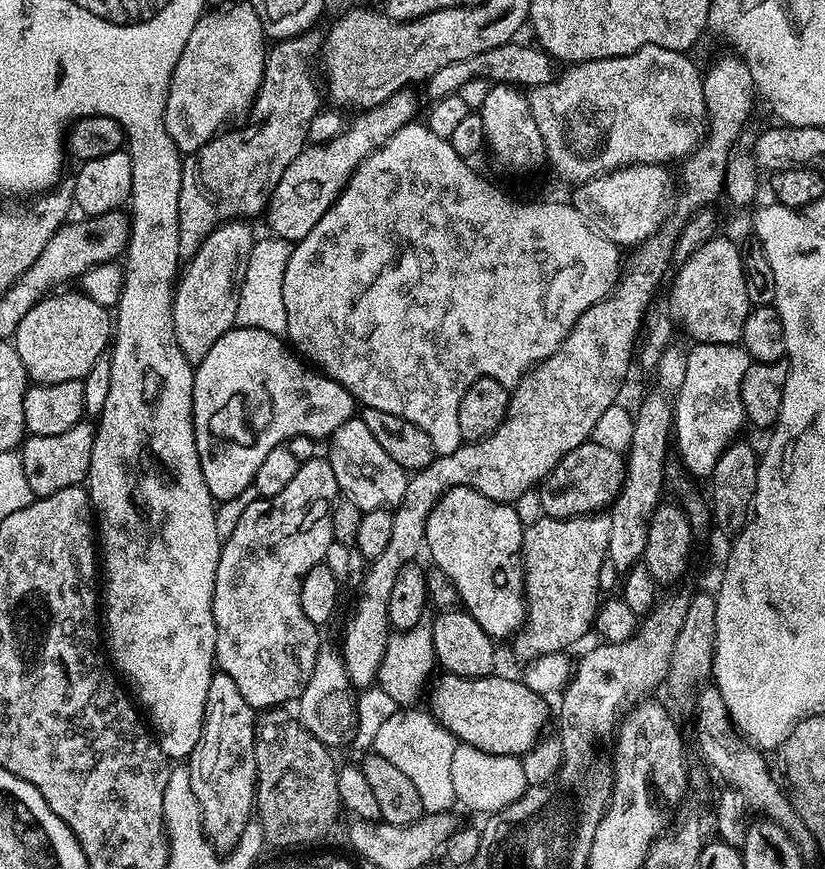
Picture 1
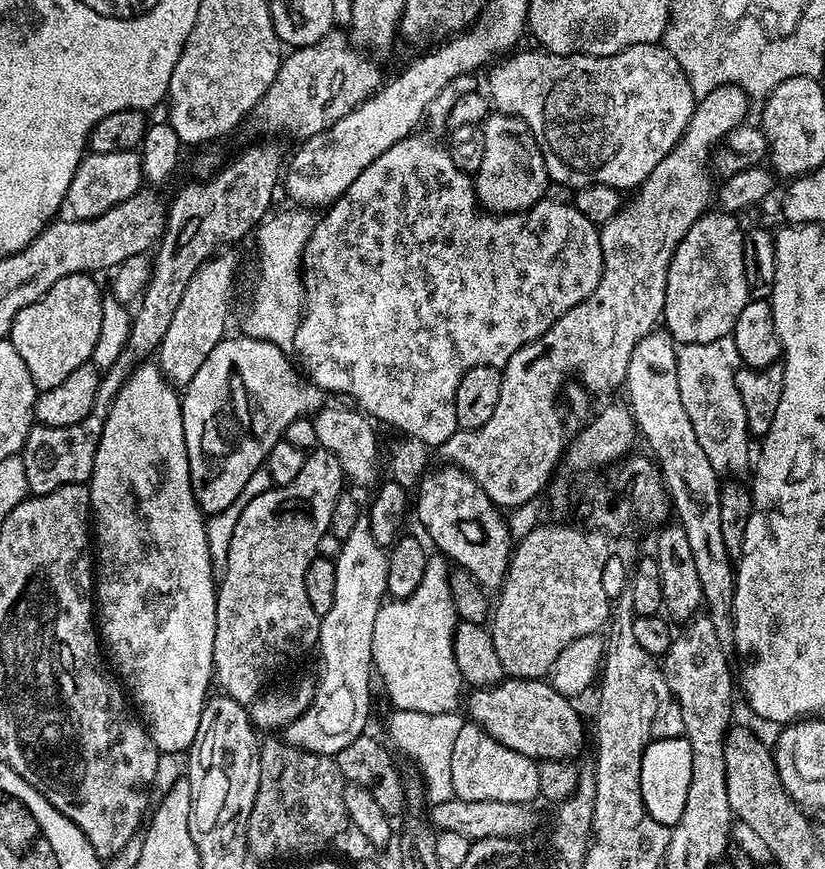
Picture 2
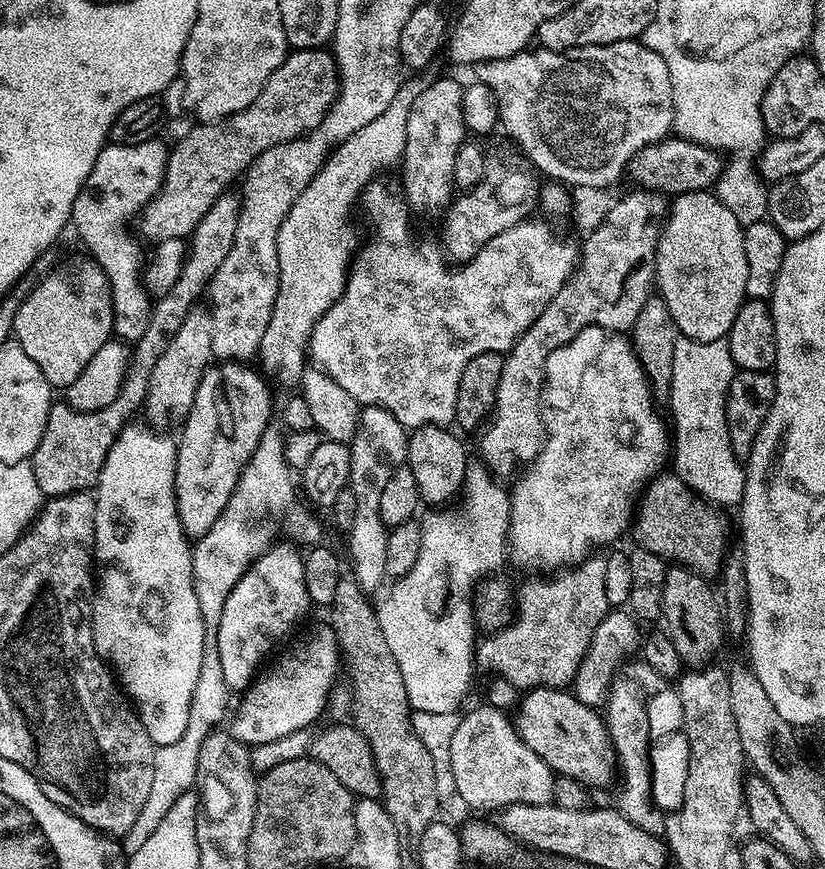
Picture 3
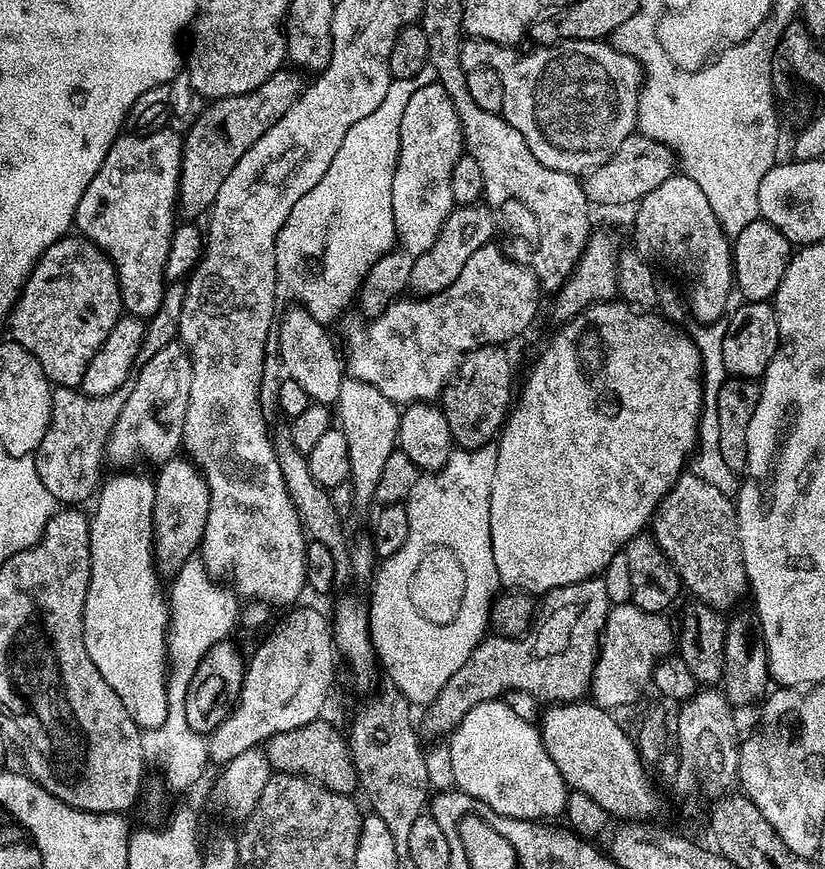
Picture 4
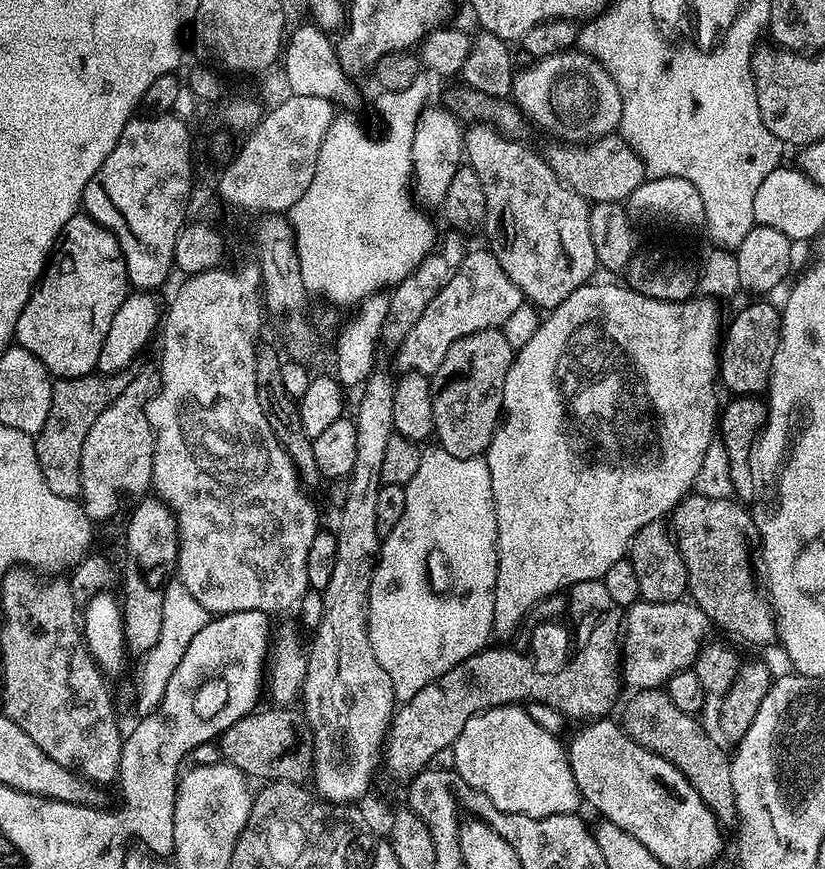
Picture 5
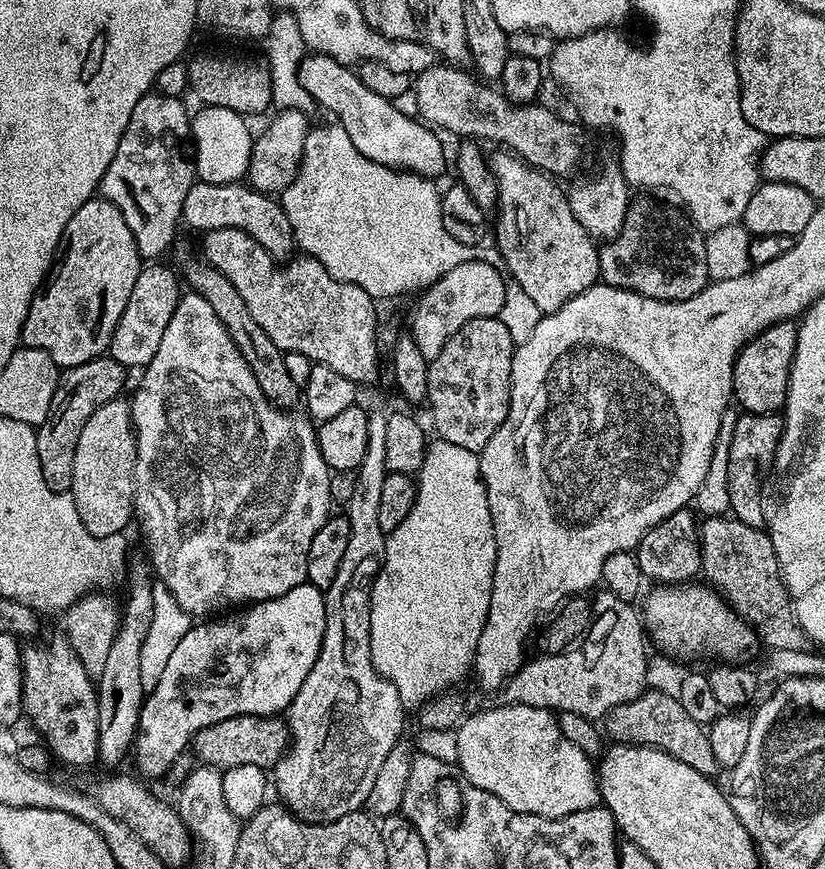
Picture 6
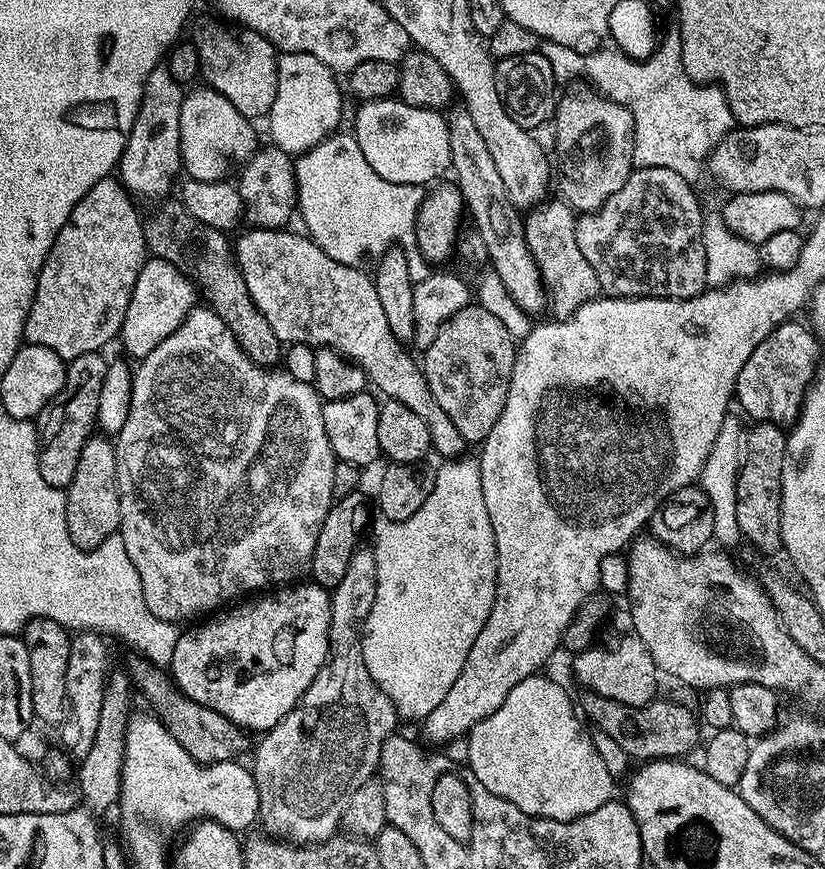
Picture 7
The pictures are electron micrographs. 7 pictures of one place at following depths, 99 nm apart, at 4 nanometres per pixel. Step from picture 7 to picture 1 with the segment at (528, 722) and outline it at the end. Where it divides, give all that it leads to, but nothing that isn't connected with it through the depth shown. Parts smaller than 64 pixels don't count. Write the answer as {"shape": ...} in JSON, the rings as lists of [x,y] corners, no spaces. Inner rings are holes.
{"shape":[[[457,743],[454,758],[450,758],[450,779],[454,782],[456,804],[469,808],[472,812],[484,812],[483,814],[497,812],[510,806],[510,802],[518,802],[518,798],[522,798],[530,786],[526,782],[519,756],[486,754],[486,750],[478,750],[462,743]]]}

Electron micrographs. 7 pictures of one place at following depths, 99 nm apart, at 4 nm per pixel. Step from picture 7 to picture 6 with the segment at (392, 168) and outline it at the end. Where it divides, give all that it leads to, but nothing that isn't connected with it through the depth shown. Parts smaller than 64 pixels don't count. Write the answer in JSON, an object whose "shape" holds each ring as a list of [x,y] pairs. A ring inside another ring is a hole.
{"shape":[[[309,53],[299,66],[299,81],[319,106],[332,112],[346,130],[350,142],[363,157],[401,171],[438,178],[446,168],[442,139],[431,127],[397,110],[395,103],[367,89],[360,75],[349,65],[329,55]]]}

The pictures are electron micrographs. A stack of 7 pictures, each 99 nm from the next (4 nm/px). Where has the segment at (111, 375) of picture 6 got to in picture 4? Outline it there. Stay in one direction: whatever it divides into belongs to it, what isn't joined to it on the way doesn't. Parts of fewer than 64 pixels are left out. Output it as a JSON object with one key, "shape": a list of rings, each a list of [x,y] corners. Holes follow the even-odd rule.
{"shape":[[[132,378],[122,382],[114,394],[105,396],[87,396],[74,388],[53,387],[50,426],[36,448],[34,459],[42,486],[46,486],[61,505],[80,506],[83,500],[91,501],[97,495],[102,483],[100,467],[106,464],[108,439],[114,430],[114,422],[118,422],[118,414],[122,414],[122,406],[126,406],[126,398],[130,398],[133,390]]]}

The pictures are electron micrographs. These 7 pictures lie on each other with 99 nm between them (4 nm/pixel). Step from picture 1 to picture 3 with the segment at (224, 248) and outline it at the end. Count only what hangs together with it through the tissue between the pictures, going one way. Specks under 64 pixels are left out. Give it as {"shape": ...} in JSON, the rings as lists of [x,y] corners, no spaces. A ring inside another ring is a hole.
{"shape":[[[197,306],[188,313],[186,322],[182,322],[178,334],[170,338],[166,350],[154,362],[154,370],[150,374],[148,392],[144,395],[143,411],[152,415],[150,424],[156,430],[168,430],[171,424],[179,425],[192,409],[194,394],[198,394],[198,386],[204,373],[213,363],[212,354],[212,321],[203,307]]]}

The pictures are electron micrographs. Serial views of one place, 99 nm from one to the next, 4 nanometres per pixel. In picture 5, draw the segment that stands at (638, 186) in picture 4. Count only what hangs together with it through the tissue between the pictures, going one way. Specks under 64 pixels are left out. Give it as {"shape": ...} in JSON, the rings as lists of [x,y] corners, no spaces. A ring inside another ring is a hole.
{"shape":[[[620,134],[603,136],[601,140],[593,140],[583,146],[552,147],[556,148],[546,152],[546,159],[556,177],[570,190],[574,190],[574,194],[592,204],[618,204],[627,201],[628,196],[634,194],[634,190],[638,190],[638,186],[646,179],[643,162]]]}

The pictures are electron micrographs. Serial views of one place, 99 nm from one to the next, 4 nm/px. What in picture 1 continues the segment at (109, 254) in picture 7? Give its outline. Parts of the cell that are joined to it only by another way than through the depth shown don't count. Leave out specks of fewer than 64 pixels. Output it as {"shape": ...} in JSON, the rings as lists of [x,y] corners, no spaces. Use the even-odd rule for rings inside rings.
{"shape":[[[66,290],[45,295],[16,327],[14,347],[28,371],[29,381],[37,384],[83,380],[114,336],[114,320],[109,309],[98,306],[83,291],[62,291]]]}

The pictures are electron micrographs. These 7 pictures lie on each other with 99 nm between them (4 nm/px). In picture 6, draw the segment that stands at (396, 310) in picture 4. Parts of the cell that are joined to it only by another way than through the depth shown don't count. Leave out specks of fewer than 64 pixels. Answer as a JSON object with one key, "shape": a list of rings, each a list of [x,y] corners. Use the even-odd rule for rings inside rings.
{"shape":[[[481,260],[462,262],[462,266],[454,266],[450,274],[442,274],[438,282],[423,289],[418,296],[420,301],[416,304],[410,328],[410,335],[414,342],[418,342],[418,350],[422,350],[424,357],[431,361],[442,354],[442,346],[446,346],[446,342],[458,334],[462,326],[466,326],[466,322],[474,318],[499,316],[506,299],[506,290],[505,273]]]}

